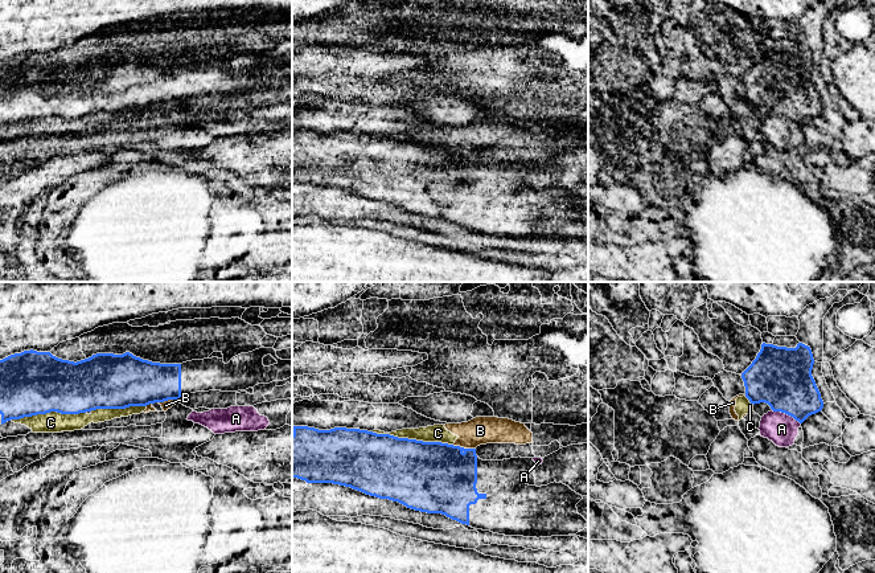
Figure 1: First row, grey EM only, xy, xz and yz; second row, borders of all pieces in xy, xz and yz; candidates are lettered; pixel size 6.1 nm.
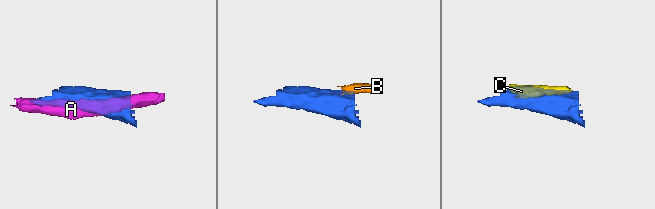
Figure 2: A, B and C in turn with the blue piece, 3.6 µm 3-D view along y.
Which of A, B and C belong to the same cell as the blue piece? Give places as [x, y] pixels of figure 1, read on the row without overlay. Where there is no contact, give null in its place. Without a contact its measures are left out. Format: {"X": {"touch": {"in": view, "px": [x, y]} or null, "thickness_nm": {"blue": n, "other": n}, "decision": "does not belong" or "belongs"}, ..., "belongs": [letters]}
{"A": {"touch": {"in": "yz", "px": [787, 117]}, "thickness_nm": {"blue": 360, "other": 190}, "decision": "does not belong"}, "B": {"touch": {"in": "xz", "px": [463, 151]}, "thickness_nm": {"blue": 440, "other": 170}, "decision": "does not belong"}, "C": {"touch": {"in": "xz", "px": [413, 143]}, "thickness_nm": {"blue": 440, "other": 110}, "decision": "does not belong"}, "belongs": []}

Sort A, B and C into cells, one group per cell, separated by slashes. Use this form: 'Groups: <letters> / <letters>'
Groups: A / B C

